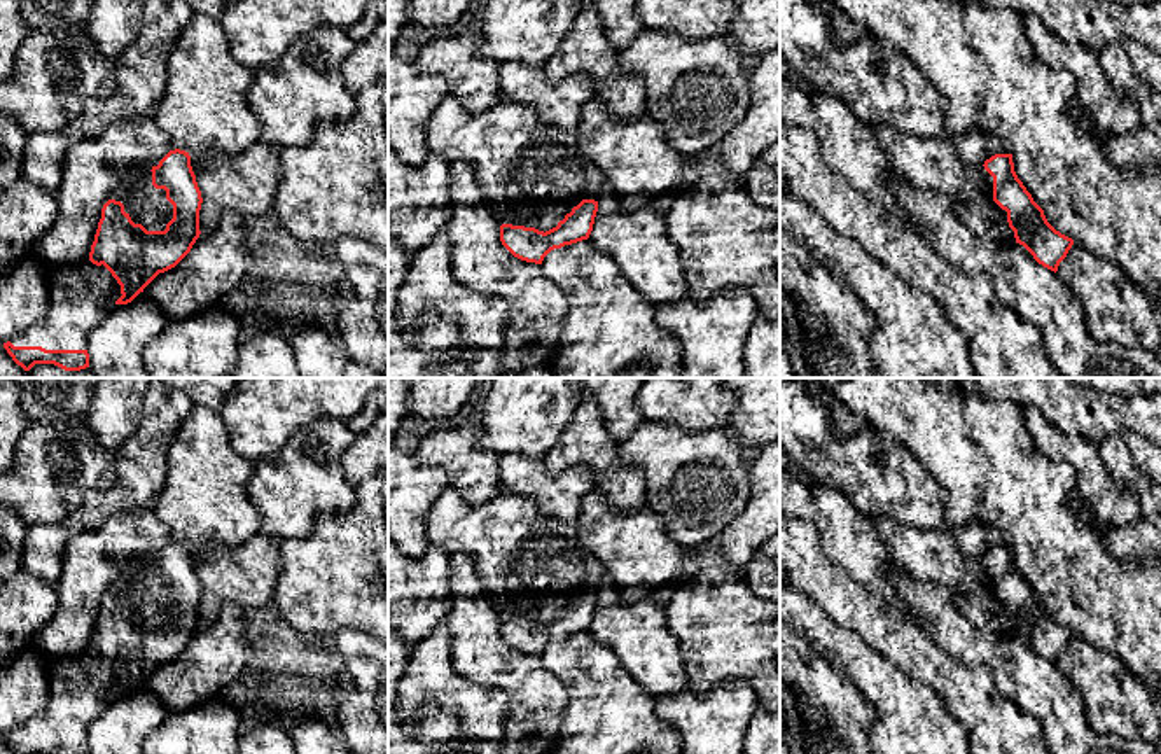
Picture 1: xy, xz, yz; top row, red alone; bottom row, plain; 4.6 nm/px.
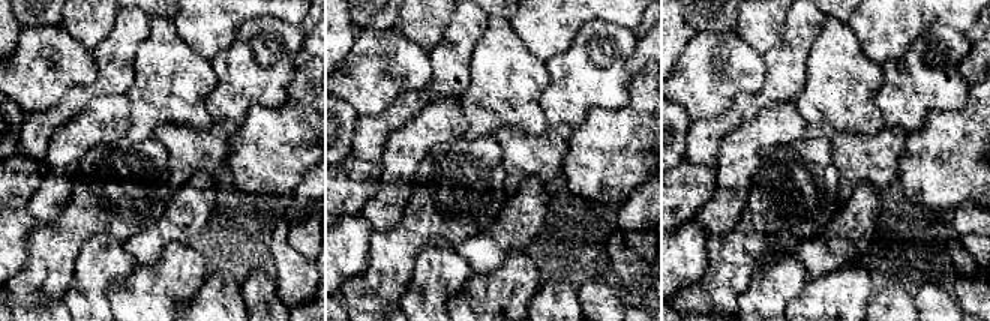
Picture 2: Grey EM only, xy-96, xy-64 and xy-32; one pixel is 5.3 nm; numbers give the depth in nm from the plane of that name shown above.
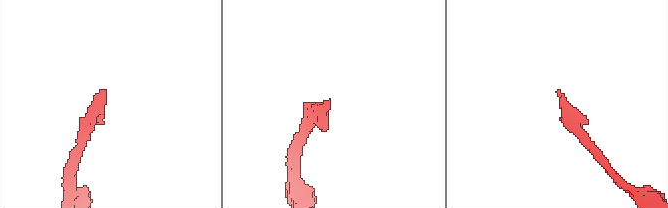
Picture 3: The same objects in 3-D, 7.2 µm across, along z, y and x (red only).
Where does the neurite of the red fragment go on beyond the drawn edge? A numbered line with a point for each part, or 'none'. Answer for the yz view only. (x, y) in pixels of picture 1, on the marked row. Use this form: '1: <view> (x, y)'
1: yz (931, 163)

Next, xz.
1: xz (532, 174)

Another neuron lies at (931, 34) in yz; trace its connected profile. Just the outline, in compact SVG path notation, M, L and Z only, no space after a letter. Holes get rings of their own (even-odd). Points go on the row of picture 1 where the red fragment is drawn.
M834 0L855 23L869 28L874 38L902 52L946 98L946 129L965 135L974 126L1012 149L1012 163L1047 222L1082 245L1098 259L1121 266L1131 283L1142 289L1161 310L1161 166L1117 168L1107 159L1109 136L1093 121L1072 114L1075 80L1068 72L1054 72L1032 47L1016 10L949 0Z

